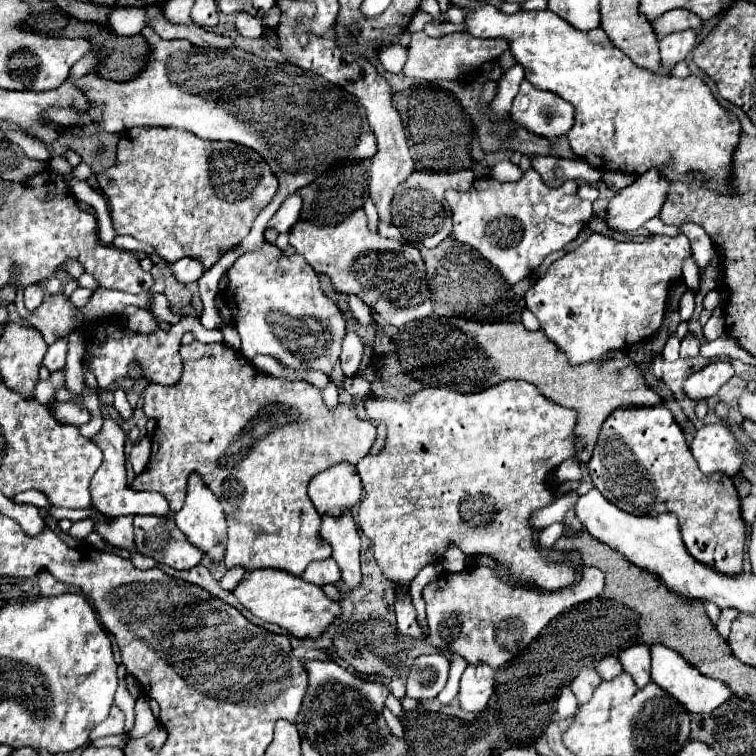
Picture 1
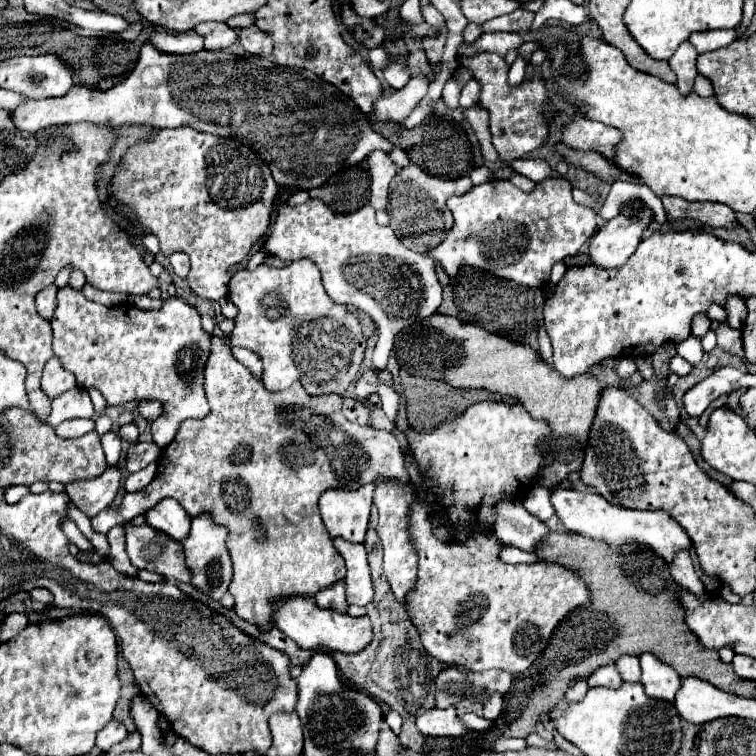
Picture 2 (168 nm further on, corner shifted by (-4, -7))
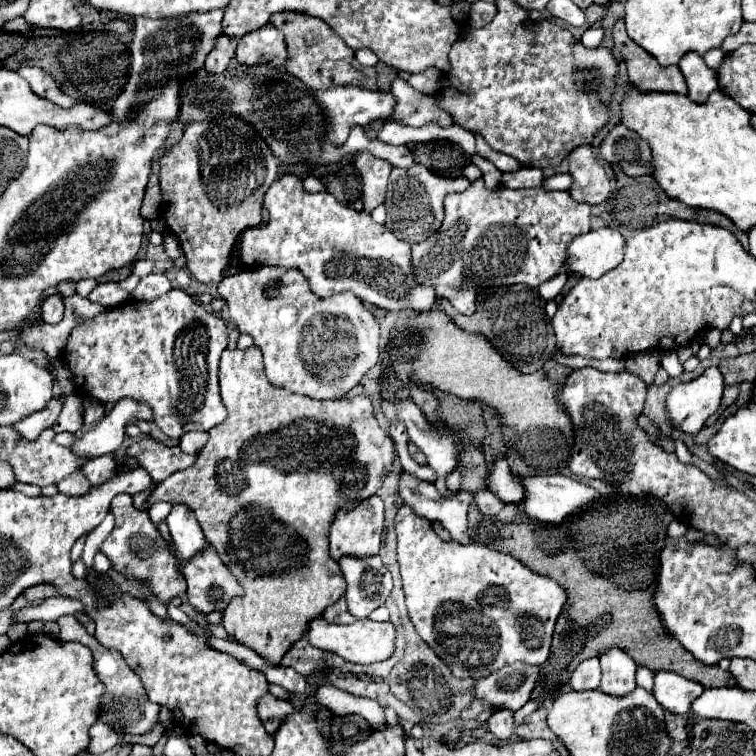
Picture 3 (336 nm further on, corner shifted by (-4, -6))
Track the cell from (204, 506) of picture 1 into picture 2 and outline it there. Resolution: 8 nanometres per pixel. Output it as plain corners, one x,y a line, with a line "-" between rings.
200,514
196,518
192,518
192,530
190,536
184,540
184,554
186,554
186,568
190,568
192,572
192,580
190,584
198,590
202,590
204,594
212,596
214,600
220,600
232,580
232,562
230,562
230,554
226,550
226,538
228,538
228,530
222,526
216,526
210,516

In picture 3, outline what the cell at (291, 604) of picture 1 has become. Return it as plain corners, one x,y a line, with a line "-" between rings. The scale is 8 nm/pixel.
316,617
316,619
310,619
304,637
310,641
310,645
338,653
342,659
350,663
360,663
360,665
382,661
390,657
394,651
394,625
376,623
370,619
358,619
352,625
338,625
338,623
326,621
324,617

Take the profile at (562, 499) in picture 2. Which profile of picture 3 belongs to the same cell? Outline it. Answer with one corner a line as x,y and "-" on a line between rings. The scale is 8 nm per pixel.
560,473
548,475
548,477
528,477
528,479
520,479
520,483
522,483
524,495
526,495
528,517
542,521
542,523
562,523
562,519
576,513
578,509
586,509
586,507
592,507
594,503
602,501
602,495
596,489
592,489
572,477
564,477

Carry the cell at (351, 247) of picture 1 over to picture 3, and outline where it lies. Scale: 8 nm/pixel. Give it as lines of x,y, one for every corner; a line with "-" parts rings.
284,175
282,179
276,179
268,189
268,193
264,195
264,207
270,211
268,223
246,229
238,243
238,253
246,267
258,267
258,265
296,267
306,275
312,291
318,297
330,297
334,293
350,291
358,299
362,299
362,303
370,303
386,311
414,309
418,313
426,313
436,305
434,287
420,285
414,279
410,245
394,237
394,233
386,225
374,223
368,211
356,211
344,207
330,193
310,195
302,189
302,181
296,175

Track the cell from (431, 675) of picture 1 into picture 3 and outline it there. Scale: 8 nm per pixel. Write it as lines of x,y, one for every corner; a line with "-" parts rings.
514,663
512,667
502,667
488,677
476,679
472,685
472,695
478,701
486,701
490,707
508,707
518,711
526,705
538,677
540,667

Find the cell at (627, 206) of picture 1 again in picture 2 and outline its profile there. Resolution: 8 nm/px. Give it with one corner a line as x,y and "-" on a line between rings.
646,208
646,212
642,210
640,214
642,216
636,216
636,220
618,214
596,232
588,246
588,256
594,266
608,270
626,264
626,260
638,248
642,232
650,224
650,218
654,216
650,208

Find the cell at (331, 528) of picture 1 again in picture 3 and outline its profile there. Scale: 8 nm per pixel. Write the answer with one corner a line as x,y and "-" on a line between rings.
378,555
372,557
340,557
340,569
348,583
346,601
348,611
356,617
368,617
370,611
384,605
392,591
390,571
382,565

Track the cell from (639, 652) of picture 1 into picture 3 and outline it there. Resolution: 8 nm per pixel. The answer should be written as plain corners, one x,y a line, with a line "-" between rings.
672,671
654,673
654,697
670,713
676,715
688,713
690,703
700,695
702,689
704,689
702,685
682,679
682,675
674,675

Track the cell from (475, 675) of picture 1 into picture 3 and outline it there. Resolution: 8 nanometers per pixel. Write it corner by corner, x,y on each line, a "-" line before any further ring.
500,709
488,719
488,729
500,739
508,739
514,733
514,721
512,721
512,711
510,709

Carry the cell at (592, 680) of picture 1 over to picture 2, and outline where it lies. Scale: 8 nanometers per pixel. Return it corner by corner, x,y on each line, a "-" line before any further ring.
608,662
600,668
594,670
594,674
588,678
588,684
594,688
594,686
606,686
606,688
620,688
622,684
622,678
616,670
616,662

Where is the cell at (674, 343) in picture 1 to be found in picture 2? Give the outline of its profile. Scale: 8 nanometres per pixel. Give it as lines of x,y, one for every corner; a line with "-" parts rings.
674,356
670,360
670,370
676,372
676,374
680,374
680,376
686,376
692,370
692,364
688,364
682,356

